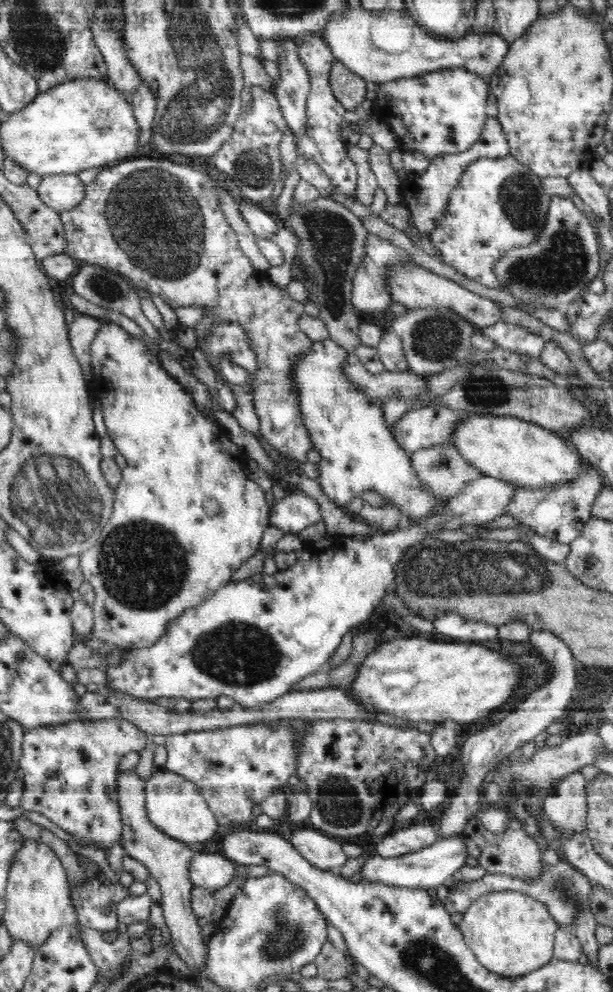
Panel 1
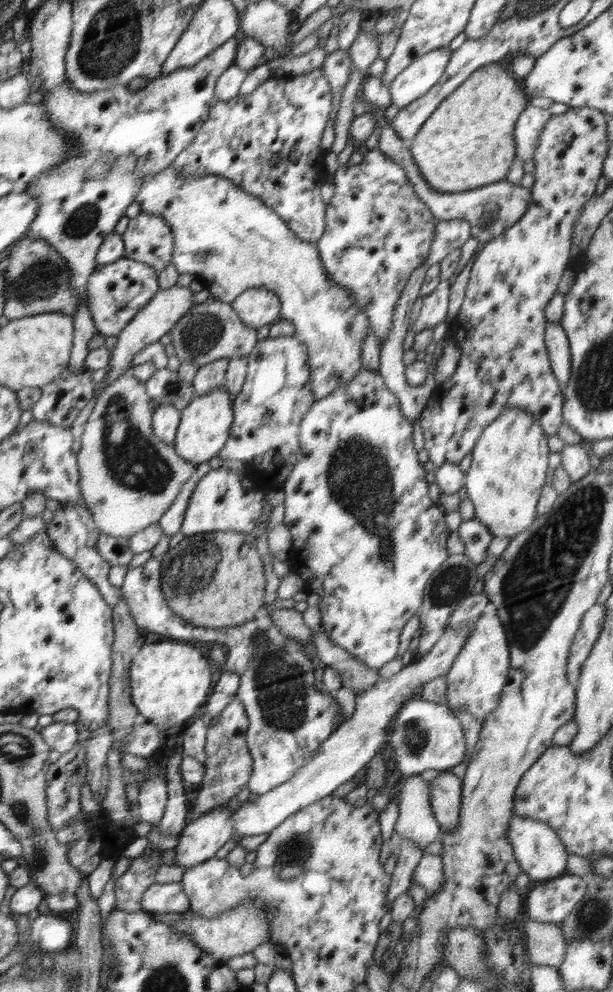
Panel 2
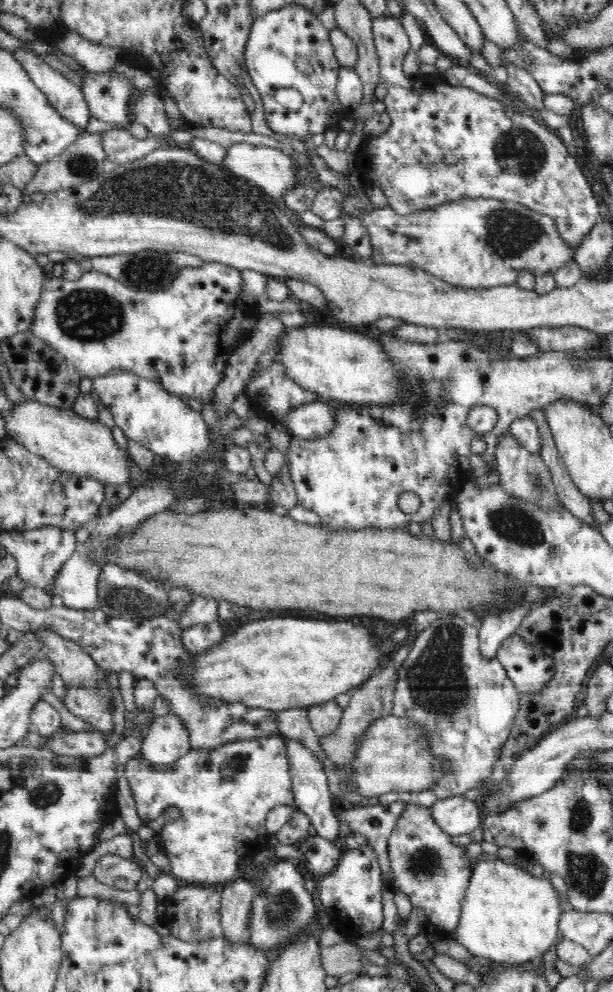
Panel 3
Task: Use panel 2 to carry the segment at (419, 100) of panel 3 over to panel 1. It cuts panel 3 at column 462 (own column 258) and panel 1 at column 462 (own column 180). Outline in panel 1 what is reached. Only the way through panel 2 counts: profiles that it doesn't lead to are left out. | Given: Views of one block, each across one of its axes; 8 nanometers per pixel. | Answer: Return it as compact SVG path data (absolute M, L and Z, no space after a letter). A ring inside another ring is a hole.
M488 118L486 126L480 133L480 140L477 140L467 151L451 155L438 155L433 158L428 168L420 174L410 174L405 181L405 199L408 211L412 215L412 222L417 229L428 236L433 228L436 228L439 218L443 215L447 207L452 190L458 186L466 167L480 158L502 159L510 155L509 144L500 122L497 118Z

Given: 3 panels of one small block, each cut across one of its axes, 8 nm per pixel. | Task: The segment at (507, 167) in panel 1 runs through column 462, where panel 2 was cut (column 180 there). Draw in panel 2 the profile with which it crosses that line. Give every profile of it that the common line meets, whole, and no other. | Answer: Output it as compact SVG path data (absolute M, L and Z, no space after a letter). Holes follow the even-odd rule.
M170 164L164 168L163 171L160 171L159 174L152 175L152 180L148 180L148 182L144 184L143 190L139 192L139 200L136 200L136 202L138 201L142 213L157 214L168 223L173 234L173 257L171 263L176 267L179 274L192 274L196 280L200 280L202 284L205 284L205 288L208 288L210 292L210 298L213 297L231 303L234 302L237 296L240 296L241 292L250 288L260 287L266 287L276 294L281 302L281 317L284 321L291 322L294 328L294 336L298 337L298 340L306 345L308 351L307 365L311 370L311 387L315 400L320 400L322 397L328 396L335 388L338 388L342 383L347 383L355 376L356 372L363 368L360 347L368 329L370 329L370 322L368 321L367 314L363 311L363 308L359 308L359 306L355 304L355 296L353 296L351 292L348 292L345 288L337 284L333 284L333 282L329 280L329 276L327 276L322 261L320 260L319 252L317 252L316 243L298 238L295 232L290 230L288 223L283 217L278 215L277 212L273 211L268 205L265 205L259 198L242 192L240 188L237 188L230 182L230 179L225 179L218 174L204 175L200 178L196 175L194 175L194 178L192 178L192 175L177 175L174 166Z

